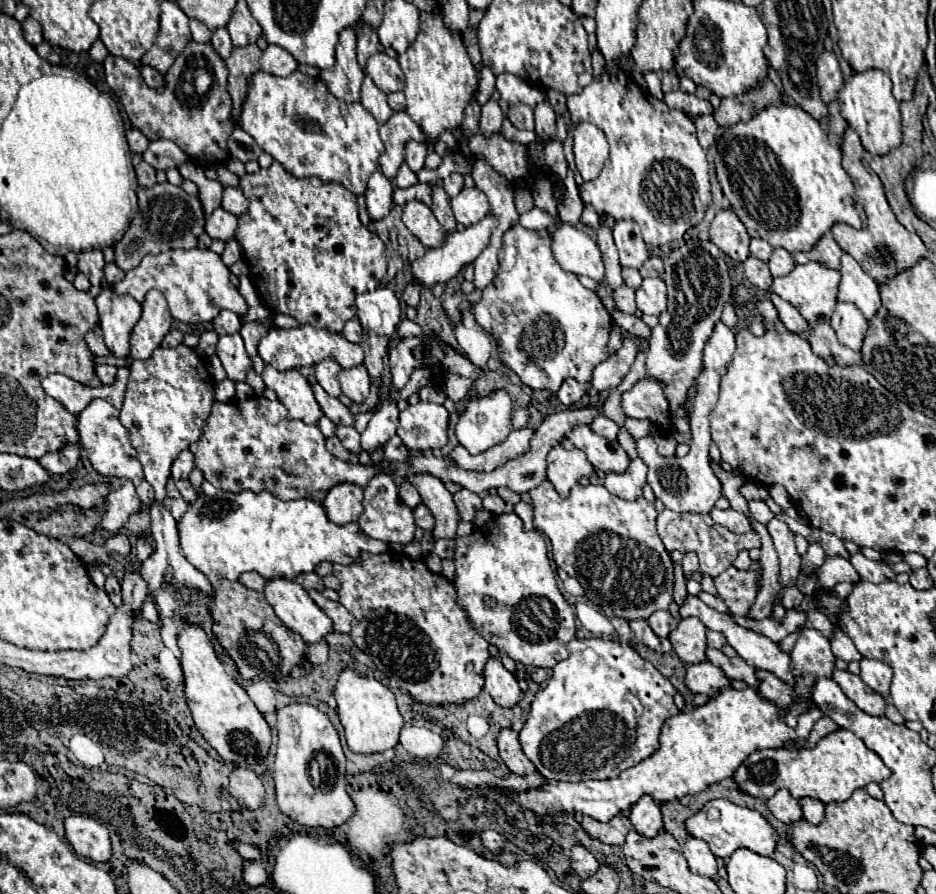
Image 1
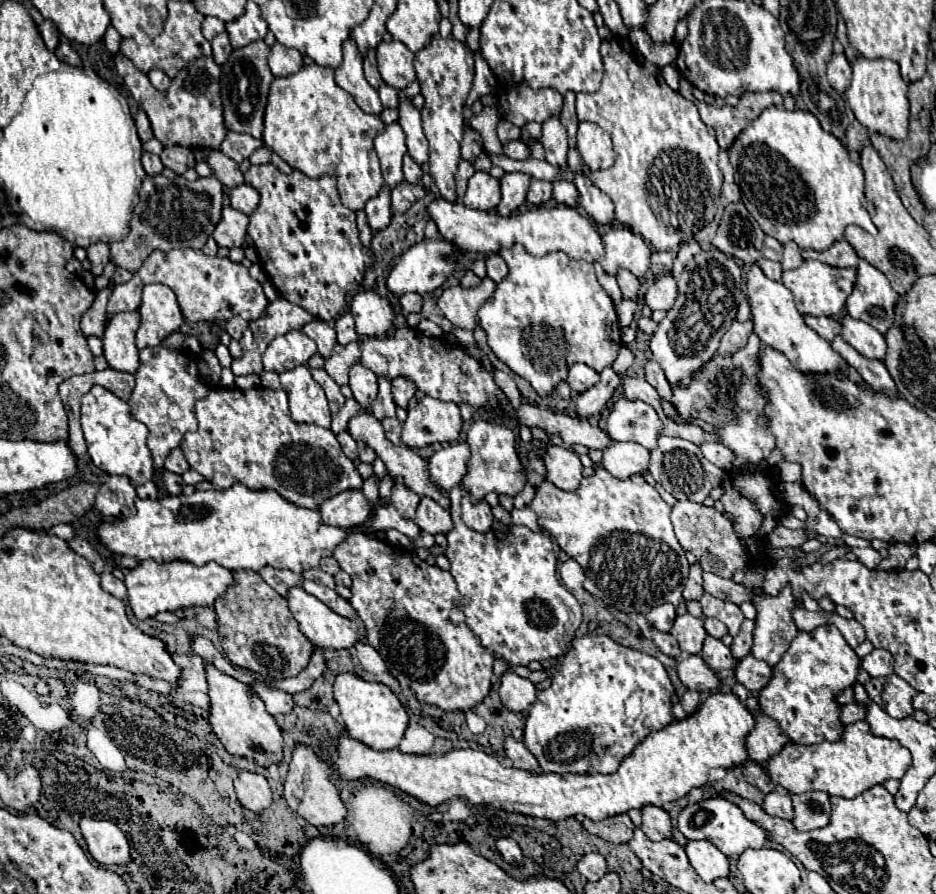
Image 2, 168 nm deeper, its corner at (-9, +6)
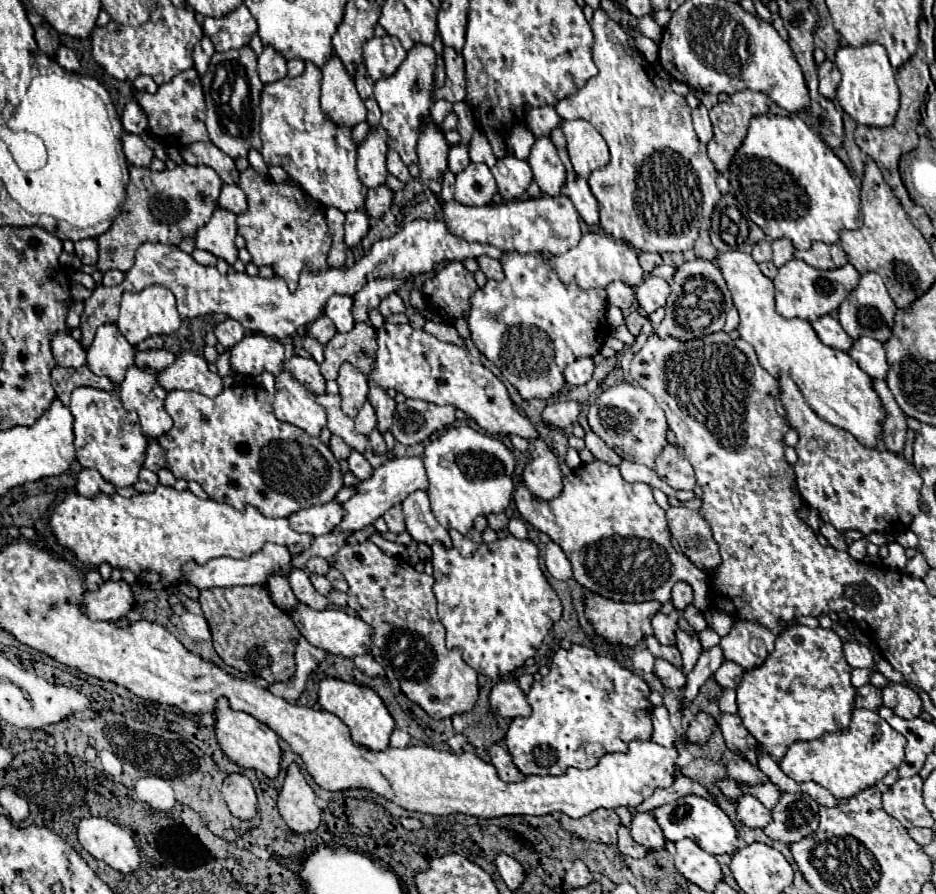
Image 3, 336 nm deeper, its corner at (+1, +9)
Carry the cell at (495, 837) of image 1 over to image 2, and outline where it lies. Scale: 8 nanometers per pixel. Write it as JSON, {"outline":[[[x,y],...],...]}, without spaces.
{"outline":[[[498,837],[496,849],[504,857],[504,861],[508,861],[508,863],[520,863],[522,861],[522,851],[512,837]]]}

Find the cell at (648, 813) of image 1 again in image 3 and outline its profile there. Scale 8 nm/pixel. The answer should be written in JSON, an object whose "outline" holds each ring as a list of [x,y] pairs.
{"outline":[[[650,812],[634,814],[630,832],[632,832],[634,842],[638,842],[640,846],[644,846],[648,850],[662,850],[664,848],[664,834]]]}

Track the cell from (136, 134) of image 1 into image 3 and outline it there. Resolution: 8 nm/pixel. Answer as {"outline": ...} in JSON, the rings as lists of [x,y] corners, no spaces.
{"outline":[[[132,100],[130,104],[126,104],[126,108],[122,112],[122,126],[130,134],[142,134],[142,132],[146,132],[148,118],[146,118],[144,110],[138,106],[138,102]]]}

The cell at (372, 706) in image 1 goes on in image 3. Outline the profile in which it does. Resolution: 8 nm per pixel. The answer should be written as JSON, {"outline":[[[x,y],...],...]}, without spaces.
{"outline":[[[324,678],[320,682],[320,690],[318,690],[318,704],[322,710],[336,714],[348,726],[354,744],[364,746],[374,752],[388,748],[388,740],[394,730],[394,718],[390,716],[384,702],[372,688],[350,684],[350,682],[336,680],[336,678]]]}

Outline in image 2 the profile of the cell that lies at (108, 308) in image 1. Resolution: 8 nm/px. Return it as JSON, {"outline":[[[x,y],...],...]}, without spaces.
{"outline":[[[138,311],[118,313],[104,333],[104,357],[112,369],[136,373],[140,367],[134,335],[138,331]]]}

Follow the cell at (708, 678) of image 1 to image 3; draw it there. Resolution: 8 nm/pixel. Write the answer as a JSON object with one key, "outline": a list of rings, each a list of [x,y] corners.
{"outline":[[[656,658],[654,674],[660,678],[664,688],[670,688],[670,690],[684,688],[684,684],[686,684],[686,674],[662,658]]]}

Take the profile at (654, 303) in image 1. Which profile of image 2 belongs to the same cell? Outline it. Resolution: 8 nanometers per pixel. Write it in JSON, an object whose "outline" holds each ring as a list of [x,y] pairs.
{"outline":[[[662,275],[658,277],[646,291],[644,295],[644,301],[646,305],[656,311],[656,309],[664,309],[668,311],[674,301],[676,301],[676,295],[678,295],[678,289],[676,289],[676,279],[670,277],[670,275]]]}

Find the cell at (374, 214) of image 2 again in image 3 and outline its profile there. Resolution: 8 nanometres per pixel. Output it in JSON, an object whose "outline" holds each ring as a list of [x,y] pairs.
{"outline":[[[348,212],[344,222],[344,242],[348,248],[354,248],[360,244],[360,240],[368,234],[368,216],[366,212]]]}

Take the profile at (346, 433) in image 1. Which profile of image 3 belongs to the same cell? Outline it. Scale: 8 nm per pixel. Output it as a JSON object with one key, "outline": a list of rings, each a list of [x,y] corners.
{"outline":[[[352,450],[350,458],[348,458],[348,466],[350,466],[350,472],[356,476],[356,480],[368,480],[368,476],[372,476],[374,468],[368,464],[368,460],[364,456],[360,456],[360,452]]]}

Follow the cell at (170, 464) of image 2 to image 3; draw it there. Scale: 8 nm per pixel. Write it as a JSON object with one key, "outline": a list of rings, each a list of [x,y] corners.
{"outline":[[[154,438],[148,440],[148,456],[146,456],[146,460],[144,460],[142,466],[148,468],[148,470],[152,470],[152,472],[158,472],[158,470],[166,468],[164,450],[160,448],[160,444],[158,444]]]}

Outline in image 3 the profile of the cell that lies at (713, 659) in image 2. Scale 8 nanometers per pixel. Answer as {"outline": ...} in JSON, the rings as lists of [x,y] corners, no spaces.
{"outline":[[[676,628],[676,648],[682,652],[682,660],[684,660],[684,672],[690,672],[698,660],[698,656],[702,654],[702,646],[698,638],[688,636],[684,630]]]}

